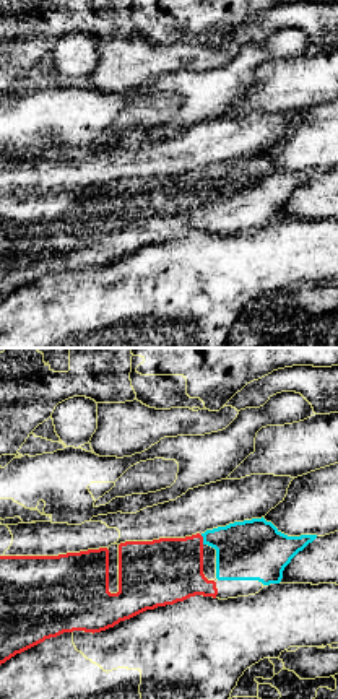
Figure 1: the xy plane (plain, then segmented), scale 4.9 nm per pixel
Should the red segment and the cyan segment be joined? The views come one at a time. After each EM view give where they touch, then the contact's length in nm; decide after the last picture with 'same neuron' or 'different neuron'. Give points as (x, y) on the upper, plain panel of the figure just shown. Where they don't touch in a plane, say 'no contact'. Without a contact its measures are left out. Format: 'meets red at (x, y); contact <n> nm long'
meets red at (202, 176); contact 50 nm long

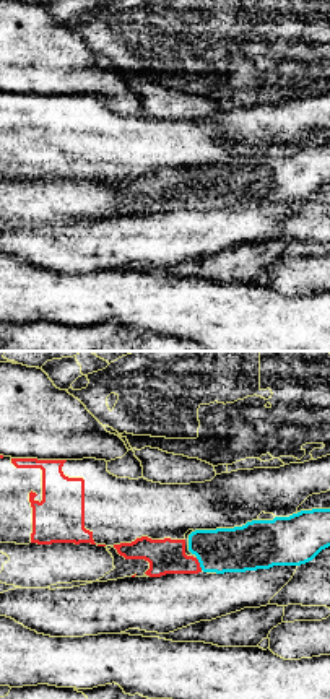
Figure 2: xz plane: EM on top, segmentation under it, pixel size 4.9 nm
meets red at (199, 200); contact 70 nm long

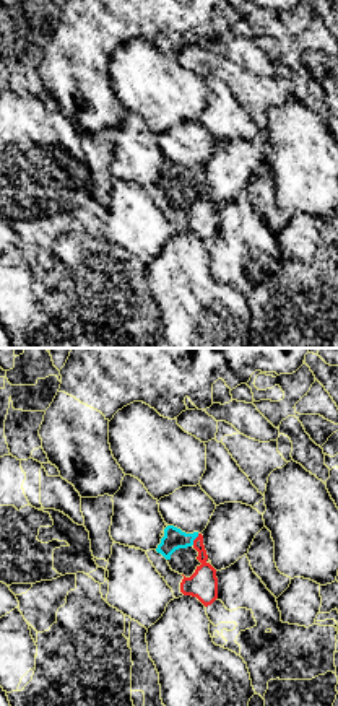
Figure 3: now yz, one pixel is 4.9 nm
meets red at (195, 174); contact 70 nm long

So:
same neuron

